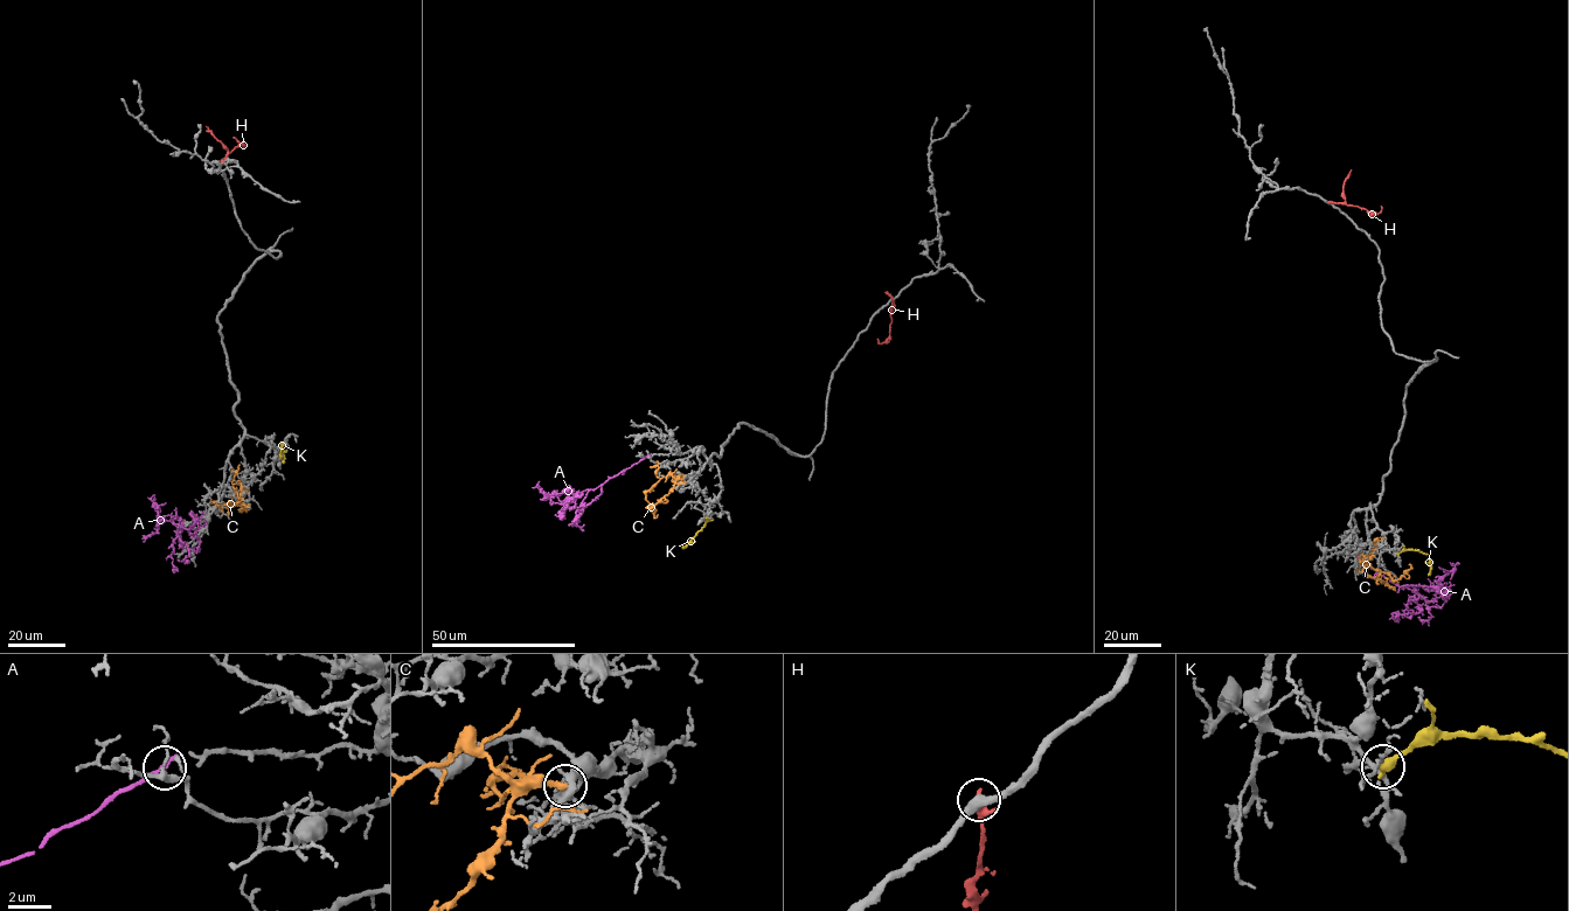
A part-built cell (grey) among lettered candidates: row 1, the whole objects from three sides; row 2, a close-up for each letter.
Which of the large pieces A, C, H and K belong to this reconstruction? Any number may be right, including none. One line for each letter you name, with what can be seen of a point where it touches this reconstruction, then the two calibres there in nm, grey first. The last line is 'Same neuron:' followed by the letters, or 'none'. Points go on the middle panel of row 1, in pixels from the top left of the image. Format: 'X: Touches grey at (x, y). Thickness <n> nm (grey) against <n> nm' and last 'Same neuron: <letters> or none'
Same neuron: none

